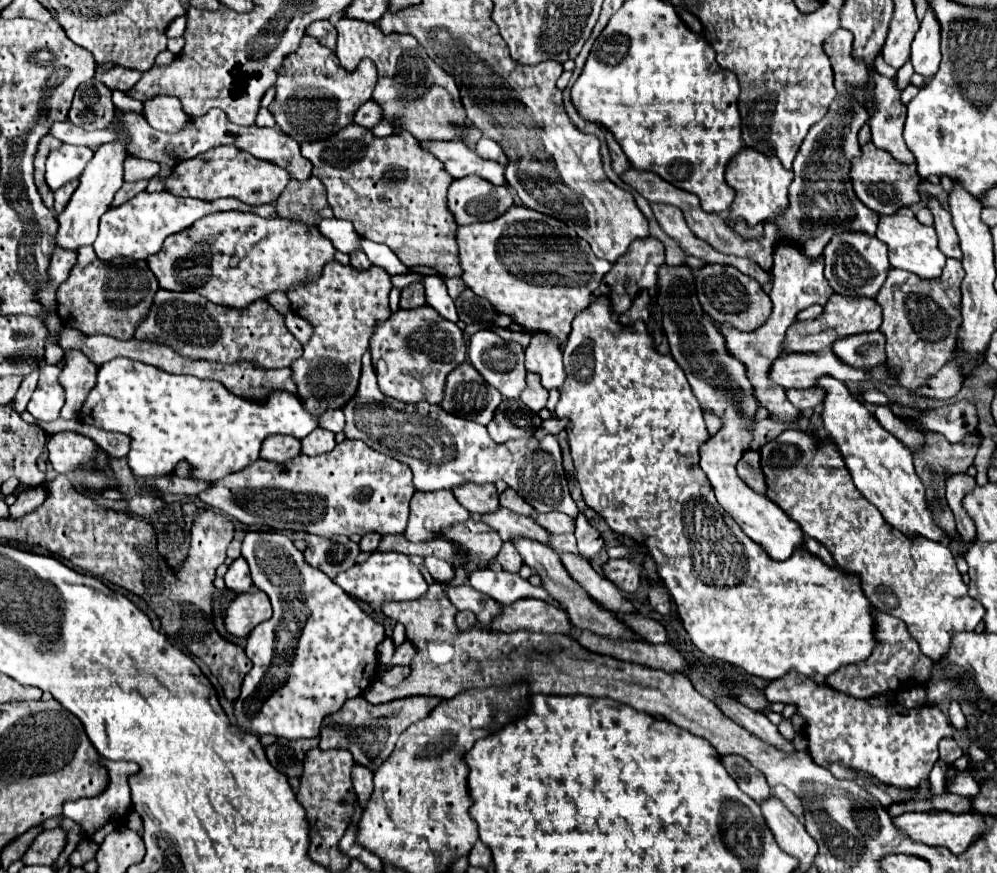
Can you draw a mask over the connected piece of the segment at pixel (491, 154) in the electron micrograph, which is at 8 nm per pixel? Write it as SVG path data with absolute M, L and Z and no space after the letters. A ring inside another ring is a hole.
M482 136L478 142L476 142L476 152L482 156L482 158L490 158L494 162L502 162L504 166L508 164L508 158L502 150L502 146L498 142L494 142L492 138L486 138Z

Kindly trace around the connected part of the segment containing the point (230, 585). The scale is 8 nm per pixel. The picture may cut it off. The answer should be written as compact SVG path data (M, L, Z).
M244 558L234 560L234 564L228 568L228 572L226 572L226 576L224 576L224 584L226 584L228 590L232 590L232 592L236 592L236 594L248 592L248 590L252 588L250 570L248 570Z

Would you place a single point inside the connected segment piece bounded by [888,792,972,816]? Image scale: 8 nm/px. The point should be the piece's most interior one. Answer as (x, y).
(957, 804)

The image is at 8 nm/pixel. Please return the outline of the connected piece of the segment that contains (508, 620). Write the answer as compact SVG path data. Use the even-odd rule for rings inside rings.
M536 598L516 600L510 606L502 606L500 614L492 620L490 630L494 632L514 632L520 628L532 632L546 632L546 634L566 634L570 632L568 614L548 602Z

